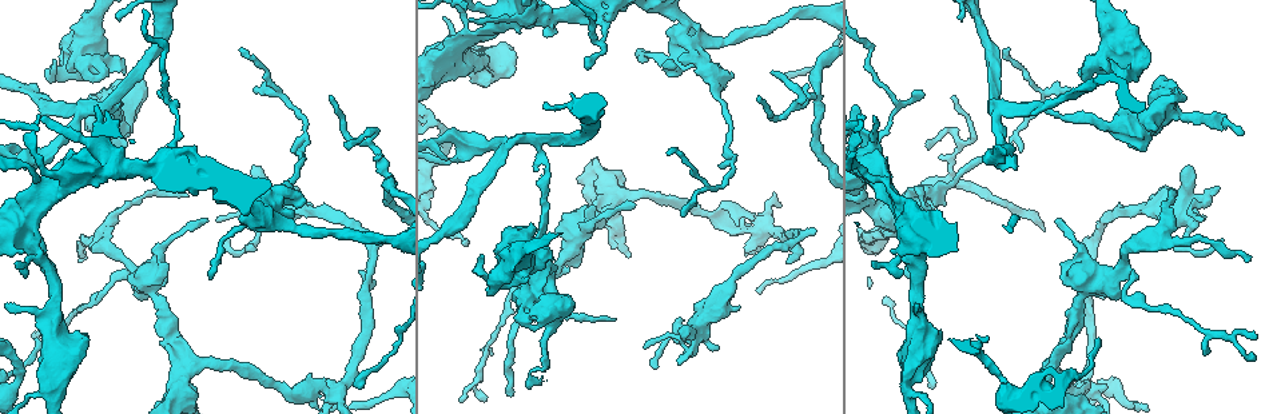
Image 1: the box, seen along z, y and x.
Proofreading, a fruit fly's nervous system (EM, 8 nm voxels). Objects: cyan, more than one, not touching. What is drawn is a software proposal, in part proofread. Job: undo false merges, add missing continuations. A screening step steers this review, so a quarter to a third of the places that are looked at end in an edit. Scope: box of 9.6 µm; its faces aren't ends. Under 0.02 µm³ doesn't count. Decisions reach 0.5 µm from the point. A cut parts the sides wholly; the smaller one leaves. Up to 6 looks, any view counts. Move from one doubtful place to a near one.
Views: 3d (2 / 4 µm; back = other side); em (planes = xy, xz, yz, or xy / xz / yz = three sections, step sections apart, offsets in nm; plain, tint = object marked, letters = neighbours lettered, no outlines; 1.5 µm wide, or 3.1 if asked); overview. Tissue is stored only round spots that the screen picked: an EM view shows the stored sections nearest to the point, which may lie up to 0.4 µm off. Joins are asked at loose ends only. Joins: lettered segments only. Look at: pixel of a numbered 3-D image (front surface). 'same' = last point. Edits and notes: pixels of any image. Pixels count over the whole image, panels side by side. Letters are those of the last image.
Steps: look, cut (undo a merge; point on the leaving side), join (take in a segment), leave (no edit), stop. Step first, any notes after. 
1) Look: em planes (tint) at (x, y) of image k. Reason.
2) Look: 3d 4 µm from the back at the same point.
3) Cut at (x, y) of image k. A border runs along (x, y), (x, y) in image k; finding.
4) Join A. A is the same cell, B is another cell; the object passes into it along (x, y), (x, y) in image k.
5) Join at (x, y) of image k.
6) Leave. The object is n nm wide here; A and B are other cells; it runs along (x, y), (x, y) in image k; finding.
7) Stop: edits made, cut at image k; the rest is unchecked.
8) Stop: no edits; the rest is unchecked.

Look: 3d 2 µm at (1202, 218) of image 1. Tapers out.

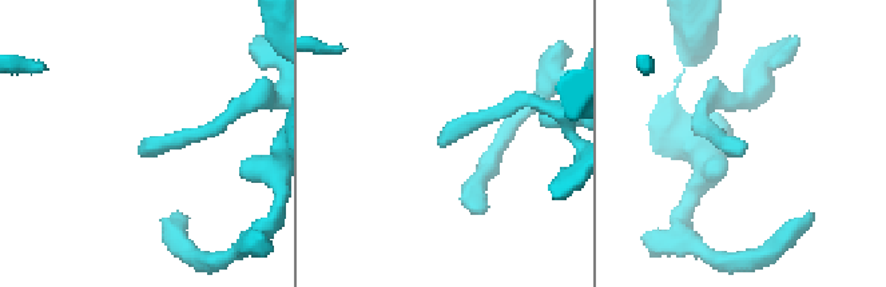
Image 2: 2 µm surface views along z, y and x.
Look: em yz step 8 (tint) at (740, 154) of image 2.

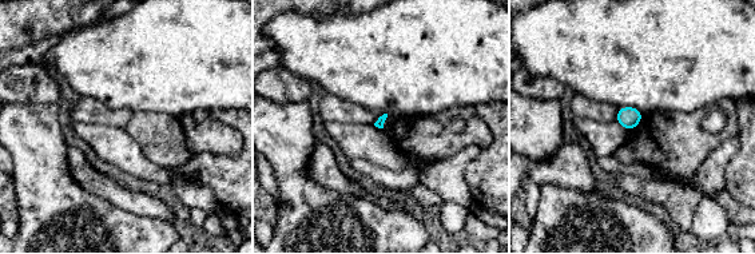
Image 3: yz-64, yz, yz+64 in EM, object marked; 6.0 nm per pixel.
Look: em planes (letters) at the same point.

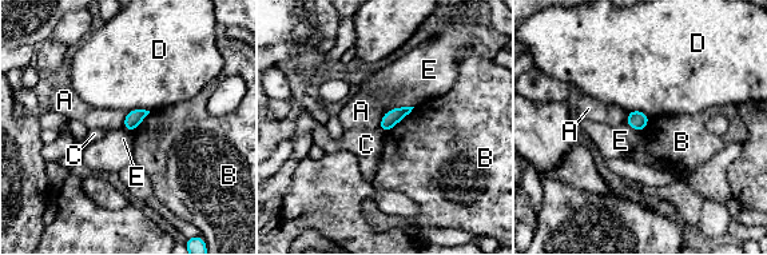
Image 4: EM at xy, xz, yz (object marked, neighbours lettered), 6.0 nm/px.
Leave. A, B, C, D and E are other cells; a border runs along (414, 107), (384, 134) in image 4; no lettered segment goes on from it.

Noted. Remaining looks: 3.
Look: em xy step 8 (tint) at (336, 389) of image 1. A fork.

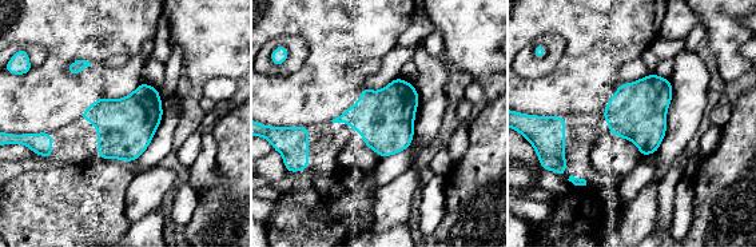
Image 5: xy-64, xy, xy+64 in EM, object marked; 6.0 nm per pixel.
Look: em planes (letters) at the same point. Another direction.

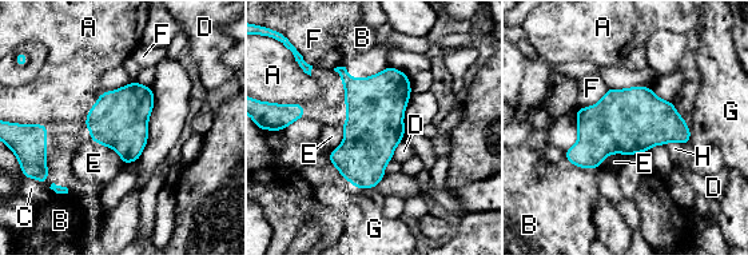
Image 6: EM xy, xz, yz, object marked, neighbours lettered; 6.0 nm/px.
Leave. A, B, C, D, E, F, G and H are other cells; a border runs along (608, 88), (595, 104), (577, 108) in image 6; one neuron here.

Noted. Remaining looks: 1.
Look: em xy step 8 (letters) at (1111, 61) of image 1. Free end.

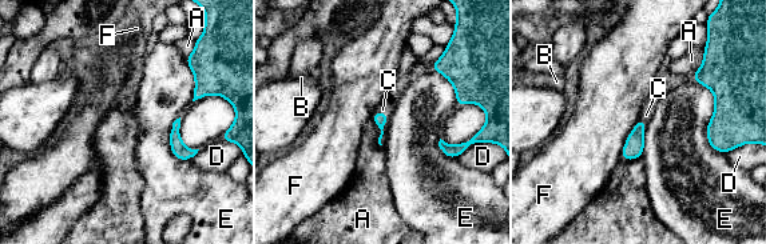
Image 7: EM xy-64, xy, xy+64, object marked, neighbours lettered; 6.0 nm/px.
Join at (382, 110) of image 7. The longest contact is with E, 480 nm; C is the same cell, A, B, D, E and F are other cells; the neuron continues.

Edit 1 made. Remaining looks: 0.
Stop: edits made, join at image 7; the rest is unchecked.

